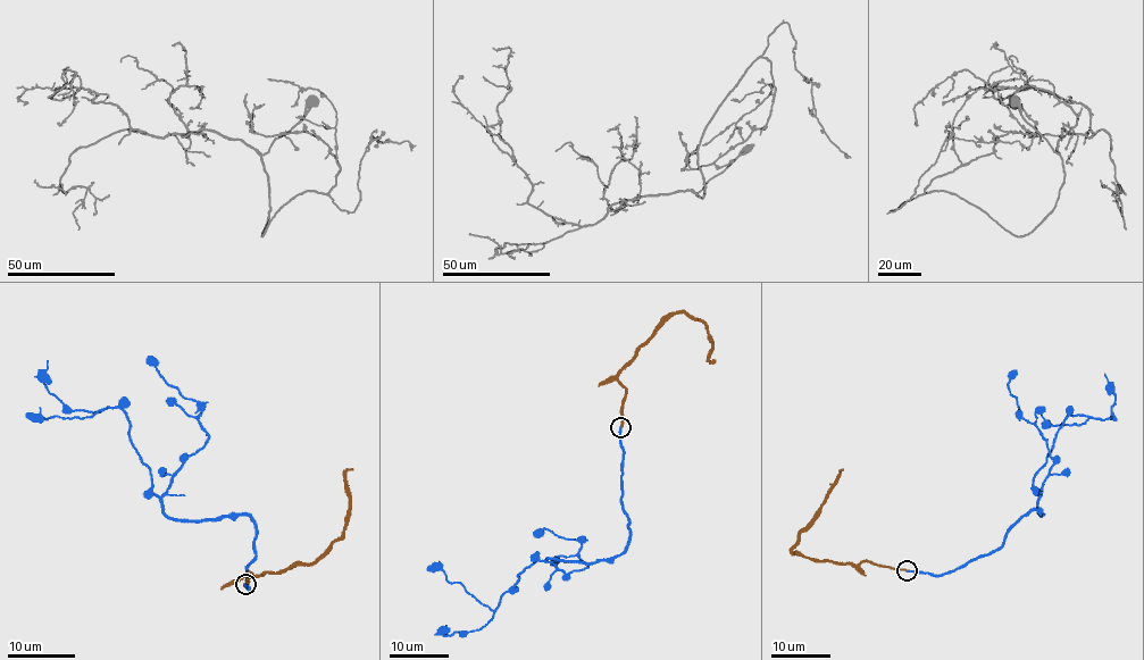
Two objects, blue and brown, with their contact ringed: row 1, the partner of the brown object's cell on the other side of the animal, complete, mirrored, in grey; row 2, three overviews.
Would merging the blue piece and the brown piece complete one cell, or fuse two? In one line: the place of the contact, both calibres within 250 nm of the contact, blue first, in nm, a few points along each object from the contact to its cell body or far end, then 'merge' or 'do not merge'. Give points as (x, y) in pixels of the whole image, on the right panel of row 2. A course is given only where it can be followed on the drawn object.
place (907, 570); calibres 260 and 200 nm; course blue (907, 570), (954, 571), (994, 552), (1034, 510), (1043, 515), (1034, 474), (1069, 415), (1111, 417), (1104, 374); course brown (907, 570), (861, 561), (857, 566), (813, 561), (792, 552), (791, 548), (821, 506), (838, 470); merge

